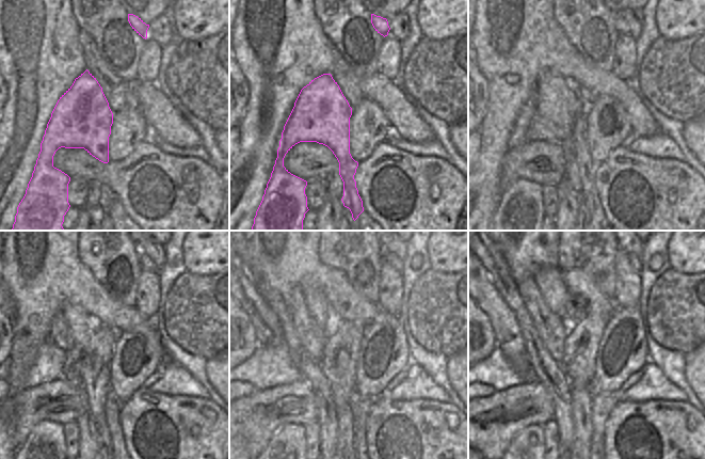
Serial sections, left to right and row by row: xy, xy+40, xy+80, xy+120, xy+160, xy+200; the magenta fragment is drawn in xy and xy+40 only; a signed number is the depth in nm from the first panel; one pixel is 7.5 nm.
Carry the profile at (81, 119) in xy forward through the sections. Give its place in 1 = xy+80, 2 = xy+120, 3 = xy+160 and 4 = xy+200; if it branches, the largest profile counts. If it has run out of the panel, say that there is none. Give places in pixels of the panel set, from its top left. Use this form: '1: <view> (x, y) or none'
1: xy+80 (558, 108)
2: xy+120 (45, 447)
3: xy+160 (286, 447)
4: xy+200 (527, 447)

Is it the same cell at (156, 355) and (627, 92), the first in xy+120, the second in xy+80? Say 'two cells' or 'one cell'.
two cells

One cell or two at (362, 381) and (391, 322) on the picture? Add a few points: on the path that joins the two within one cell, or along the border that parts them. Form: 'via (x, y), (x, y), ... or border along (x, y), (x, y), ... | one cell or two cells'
via (369, 365), (369, 344), (367, 339), (375, 331) | one cell

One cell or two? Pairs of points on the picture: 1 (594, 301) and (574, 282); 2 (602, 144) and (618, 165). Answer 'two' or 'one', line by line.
1: one
2: two

